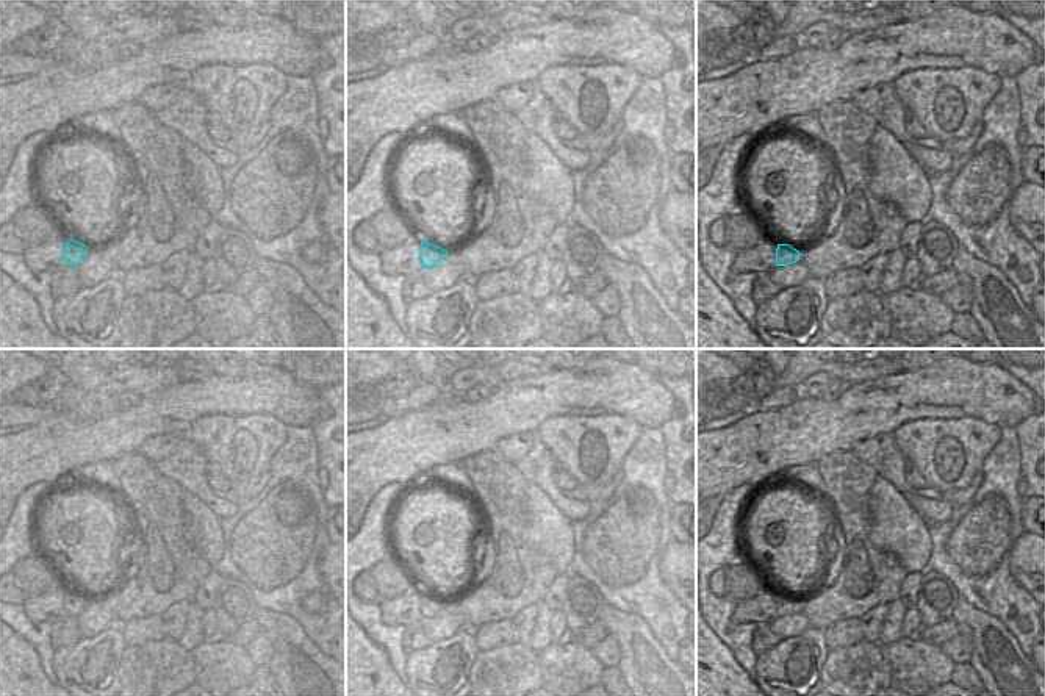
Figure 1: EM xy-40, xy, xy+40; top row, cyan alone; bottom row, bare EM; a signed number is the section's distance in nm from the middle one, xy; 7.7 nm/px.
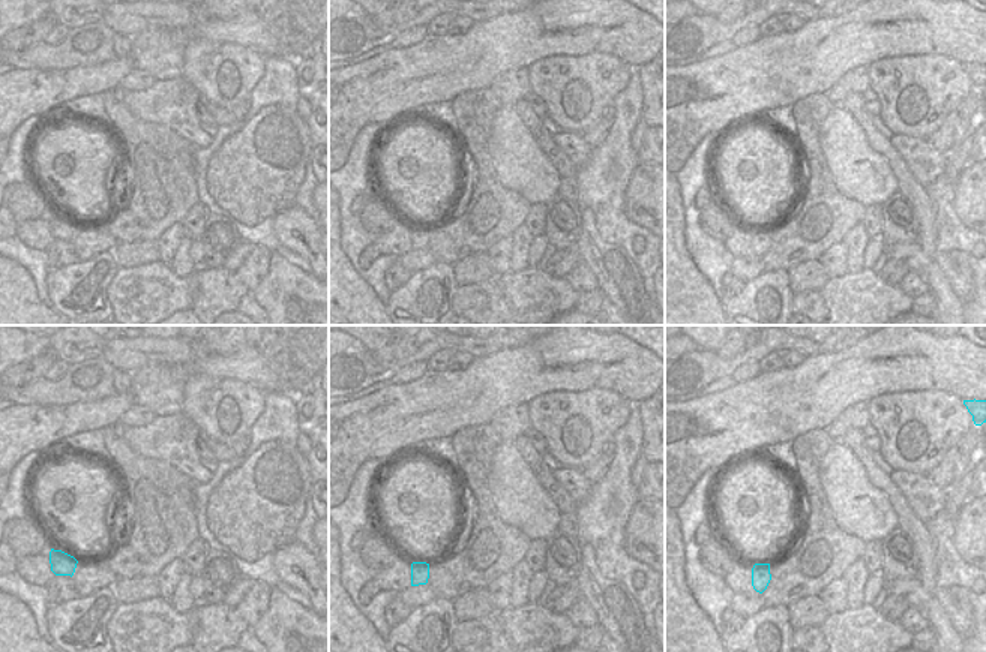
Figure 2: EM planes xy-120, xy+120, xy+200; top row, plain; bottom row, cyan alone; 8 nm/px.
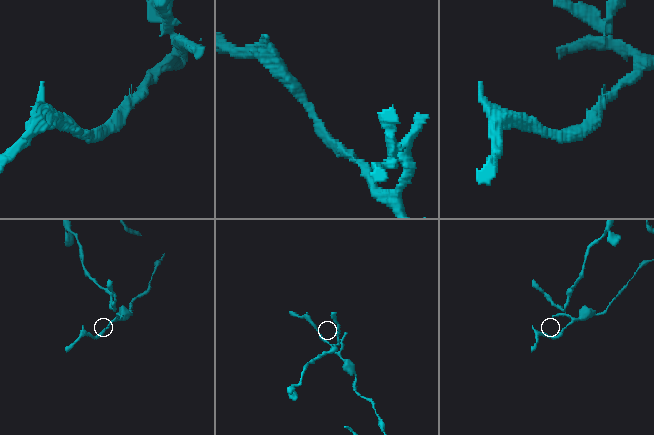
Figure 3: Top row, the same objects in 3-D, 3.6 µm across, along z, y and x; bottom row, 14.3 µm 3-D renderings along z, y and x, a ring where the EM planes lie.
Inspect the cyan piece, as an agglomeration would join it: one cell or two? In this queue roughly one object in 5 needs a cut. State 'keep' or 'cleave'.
keep

